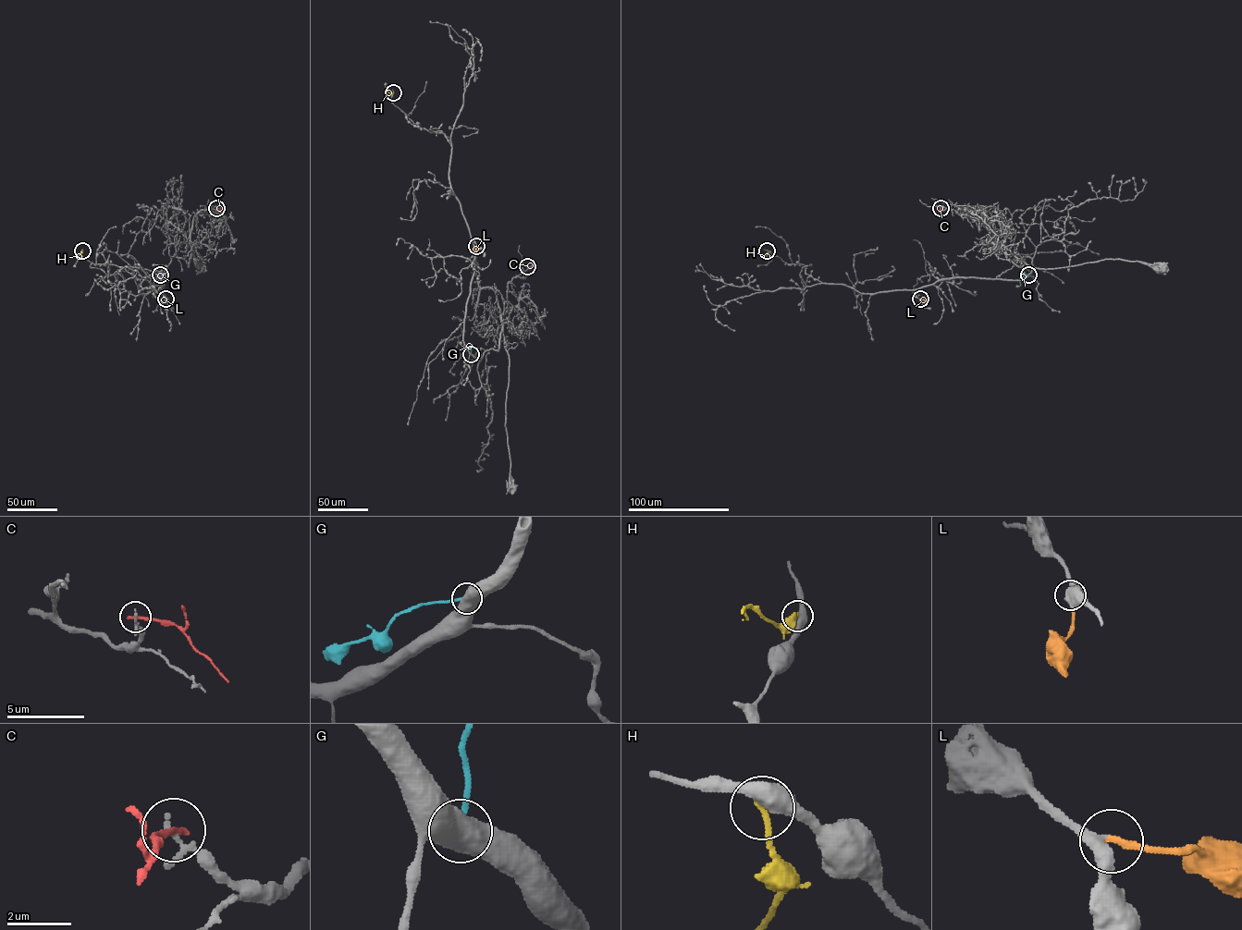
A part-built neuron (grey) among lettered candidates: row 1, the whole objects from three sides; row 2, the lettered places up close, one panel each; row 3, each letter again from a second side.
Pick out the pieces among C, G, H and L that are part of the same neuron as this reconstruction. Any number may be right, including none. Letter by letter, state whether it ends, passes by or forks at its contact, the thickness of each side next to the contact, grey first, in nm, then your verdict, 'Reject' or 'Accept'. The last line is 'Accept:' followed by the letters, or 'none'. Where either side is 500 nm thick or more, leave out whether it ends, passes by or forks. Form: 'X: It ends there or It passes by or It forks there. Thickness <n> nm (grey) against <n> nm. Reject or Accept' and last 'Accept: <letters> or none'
C: It ends there. Thickness 130 nm (grey) against 220 nm. Reject
G: Thickness 550 nm (grey) against 190 nm. Reject
H: Thickness 500 nm (grey) against 170 nm. Reject
L: It ends there. Thickness 320 nm (grey) against 200 nm. Accept
Accept: L

